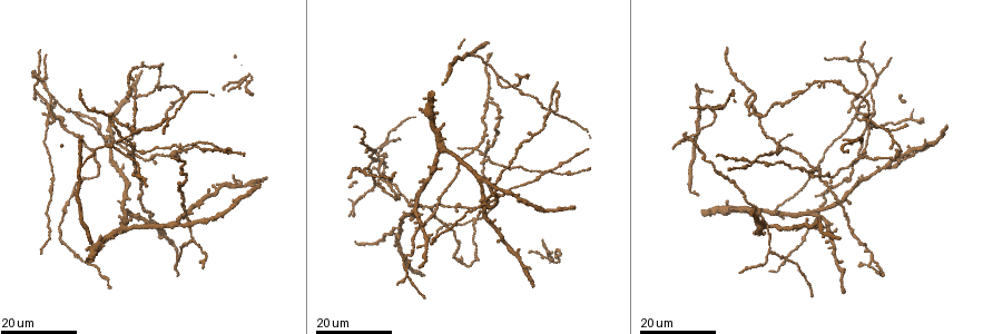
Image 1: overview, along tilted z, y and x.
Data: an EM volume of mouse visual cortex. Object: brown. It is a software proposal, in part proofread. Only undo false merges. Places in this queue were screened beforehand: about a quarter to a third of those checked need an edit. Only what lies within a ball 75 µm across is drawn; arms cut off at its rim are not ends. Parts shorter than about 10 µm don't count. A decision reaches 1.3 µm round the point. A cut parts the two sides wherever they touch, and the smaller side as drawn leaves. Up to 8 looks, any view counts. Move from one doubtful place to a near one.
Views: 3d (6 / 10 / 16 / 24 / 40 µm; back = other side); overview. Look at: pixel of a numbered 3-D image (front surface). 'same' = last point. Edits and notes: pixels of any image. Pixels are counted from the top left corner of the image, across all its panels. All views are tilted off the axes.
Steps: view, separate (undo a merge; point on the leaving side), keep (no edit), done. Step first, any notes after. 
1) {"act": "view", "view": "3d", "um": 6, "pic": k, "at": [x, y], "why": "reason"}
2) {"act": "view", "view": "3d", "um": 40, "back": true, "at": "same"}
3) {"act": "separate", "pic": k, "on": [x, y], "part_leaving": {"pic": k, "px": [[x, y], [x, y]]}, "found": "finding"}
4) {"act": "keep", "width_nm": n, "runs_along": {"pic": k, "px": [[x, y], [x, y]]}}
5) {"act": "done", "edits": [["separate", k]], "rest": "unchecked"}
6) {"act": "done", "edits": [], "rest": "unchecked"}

{"act": "view", "view": "3d", "um": 24, "pic": 1, "at": [779, 145], "why": "looks like a crossing"}

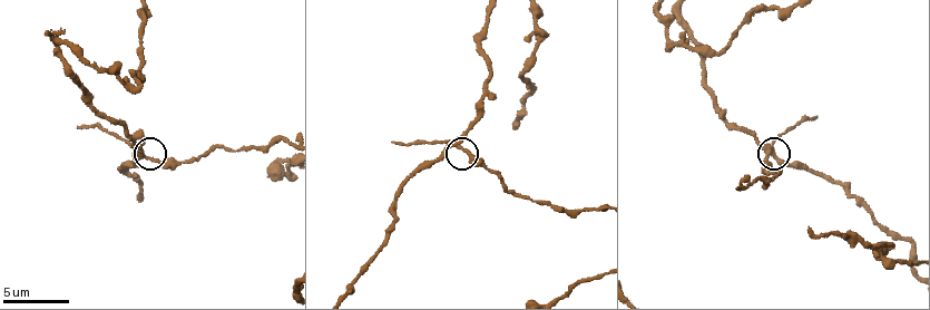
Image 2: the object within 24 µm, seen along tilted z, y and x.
{"act": "view", "view": "3d", "um": 6, "pic": 2, "at": [457, 147], "why": "closer look"}

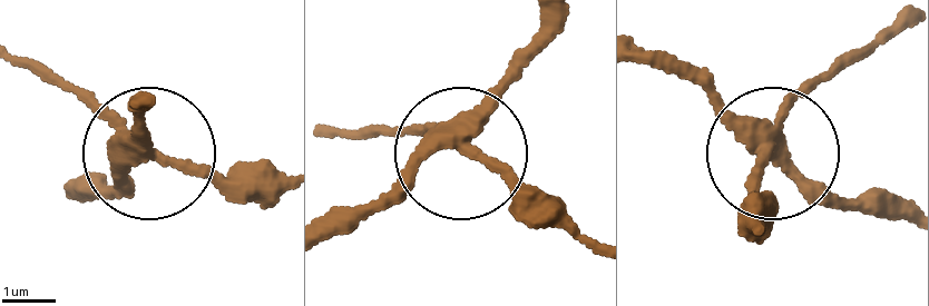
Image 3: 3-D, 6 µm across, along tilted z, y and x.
{"act": "separate", "pic": 3, "on": [215, 179], "width_nm": 290, "part_leaving": {"pic": 3, "px": [[146, 148], [281, 179]]}, "found": "two cells meet here"}

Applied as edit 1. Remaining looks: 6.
{"act": "view", "view": "overview", "why": "redraw"}

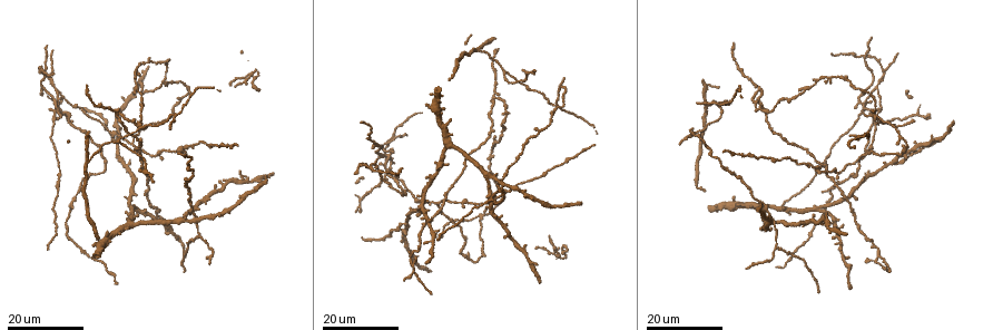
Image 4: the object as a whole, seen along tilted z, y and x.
{"act": "view", "view": "3d", "um": 16, "pic": 4, "at": [119, 140]}

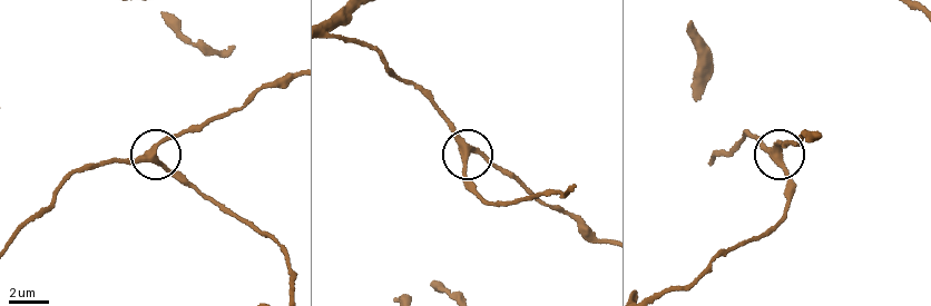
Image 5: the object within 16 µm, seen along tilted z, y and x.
{"act": "view", "view": "3d", "um": 6, "pic": 5, "at": [465, 152]}

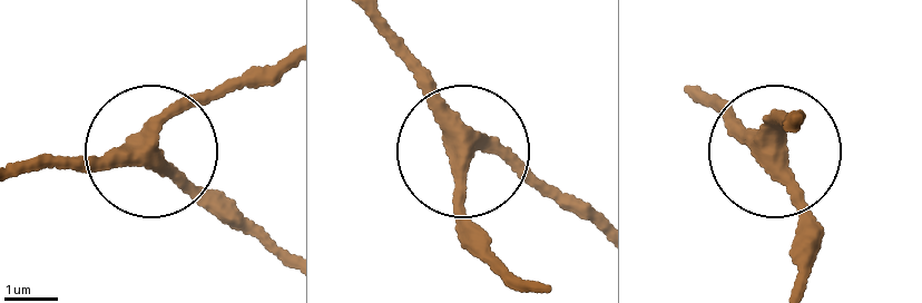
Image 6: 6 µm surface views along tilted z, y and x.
{"act": "view", "view": "3d", "um": 6, "back": true, "pic": 6, "at": [151, 150], "why": "other side"}

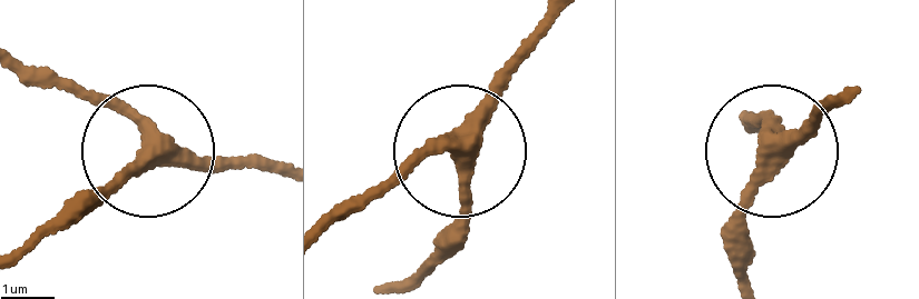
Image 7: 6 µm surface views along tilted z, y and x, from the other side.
{"act": "keep", "arms": 3, "runs_along": {"pic": 7, "px": [[269, 165], [162, 153], [66, 218]]}, "found": "all the same cell"}

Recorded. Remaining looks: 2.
{"act": "view", "view": "3d", "um": 24, "pic": 4, "at": [774, 226], "why": "three arms meet"}

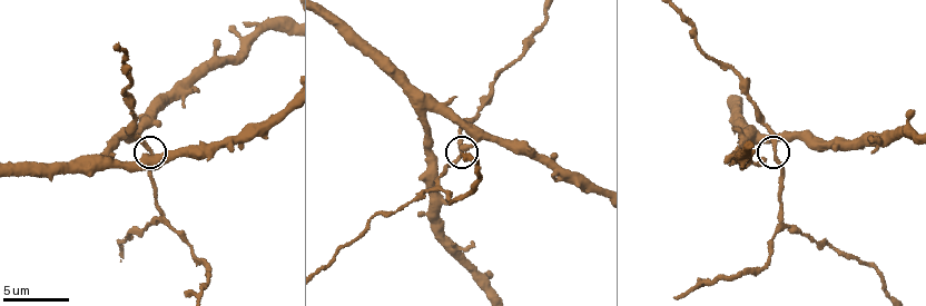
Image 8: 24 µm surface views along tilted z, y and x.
{"act": "view", "view": "3d", "um": 6, "pic": 8, "at": [150, 150]}

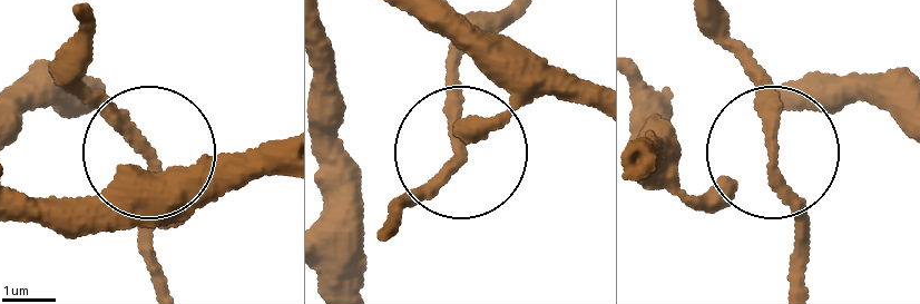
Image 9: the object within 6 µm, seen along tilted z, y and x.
{"act": "keep", "runs_along": {"pic": 9, "px": [[459, 27], [508, 100], [382, 218]]}, "found": "continuous, no second cell"}

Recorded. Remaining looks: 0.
{"act": "done", "edits": [["separate", 3]], "rest": "unchecked"}

